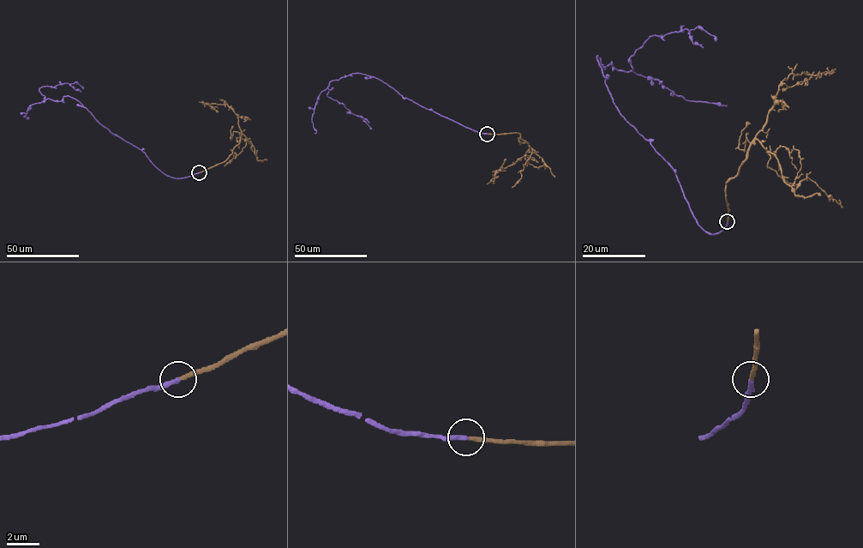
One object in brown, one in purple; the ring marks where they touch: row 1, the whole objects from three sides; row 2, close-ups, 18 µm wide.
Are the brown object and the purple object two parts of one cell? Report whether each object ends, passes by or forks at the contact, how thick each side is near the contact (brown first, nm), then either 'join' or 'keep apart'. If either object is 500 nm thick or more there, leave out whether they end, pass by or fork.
brown ends there; purple ends there; 280 nm thick on the brown side, 300 nm on the other; join

